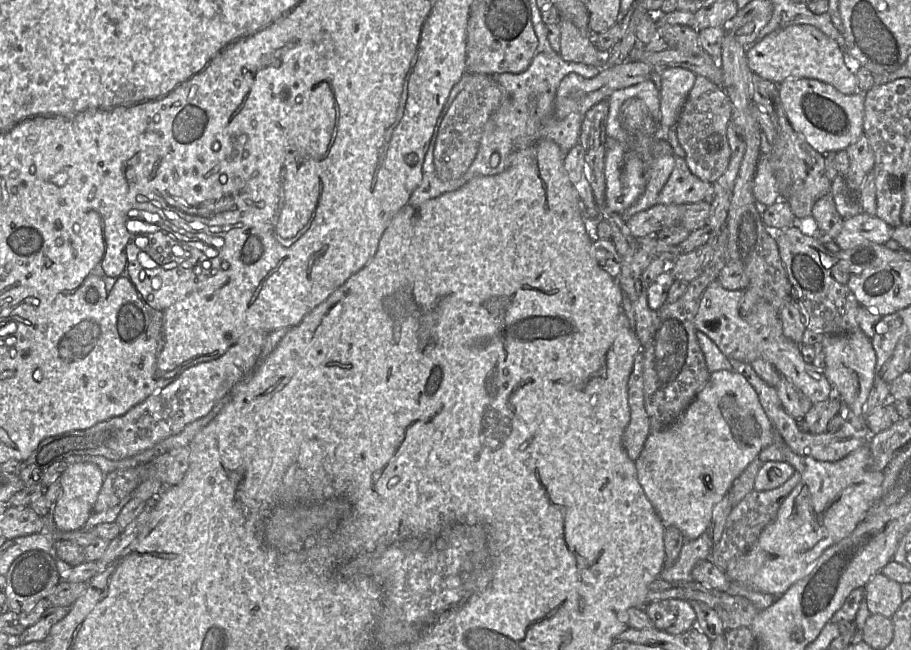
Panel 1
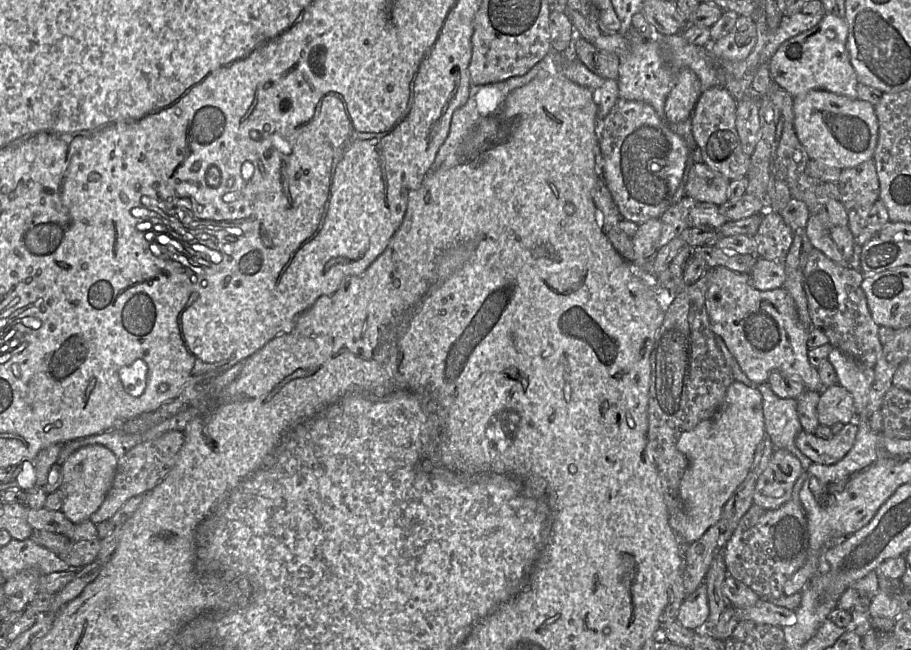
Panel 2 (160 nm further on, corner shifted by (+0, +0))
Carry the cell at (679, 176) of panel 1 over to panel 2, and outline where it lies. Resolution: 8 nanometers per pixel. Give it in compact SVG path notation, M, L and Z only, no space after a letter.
M693 163L685 184L685 197L721 205L728 200L730 180L704 163Z

